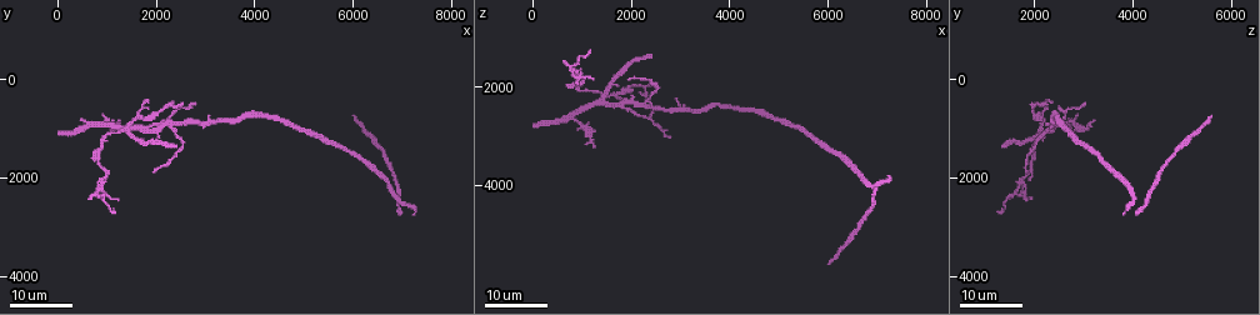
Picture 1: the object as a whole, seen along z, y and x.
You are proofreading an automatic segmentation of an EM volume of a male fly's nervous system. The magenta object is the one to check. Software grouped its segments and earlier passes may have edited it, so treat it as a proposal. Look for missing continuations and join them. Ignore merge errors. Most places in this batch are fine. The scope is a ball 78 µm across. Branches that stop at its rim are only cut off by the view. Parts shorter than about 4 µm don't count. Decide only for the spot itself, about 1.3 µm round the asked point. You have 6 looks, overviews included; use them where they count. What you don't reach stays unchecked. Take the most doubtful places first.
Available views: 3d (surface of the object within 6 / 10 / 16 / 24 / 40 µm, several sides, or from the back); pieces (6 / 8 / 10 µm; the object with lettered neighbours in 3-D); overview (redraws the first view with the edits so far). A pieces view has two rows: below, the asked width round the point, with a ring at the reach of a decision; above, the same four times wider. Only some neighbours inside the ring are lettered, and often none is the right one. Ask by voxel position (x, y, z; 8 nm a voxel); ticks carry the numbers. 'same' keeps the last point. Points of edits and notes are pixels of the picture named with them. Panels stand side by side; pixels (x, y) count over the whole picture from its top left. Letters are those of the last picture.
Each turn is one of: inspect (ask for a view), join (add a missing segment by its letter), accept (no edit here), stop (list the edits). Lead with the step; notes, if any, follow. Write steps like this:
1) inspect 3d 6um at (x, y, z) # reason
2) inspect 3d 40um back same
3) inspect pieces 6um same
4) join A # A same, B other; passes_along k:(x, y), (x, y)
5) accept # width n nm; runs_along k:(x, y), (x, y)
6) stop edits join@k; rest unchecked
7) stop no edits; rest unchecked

inspect 3d 16um at (2450, 1350, 1400) # an open end

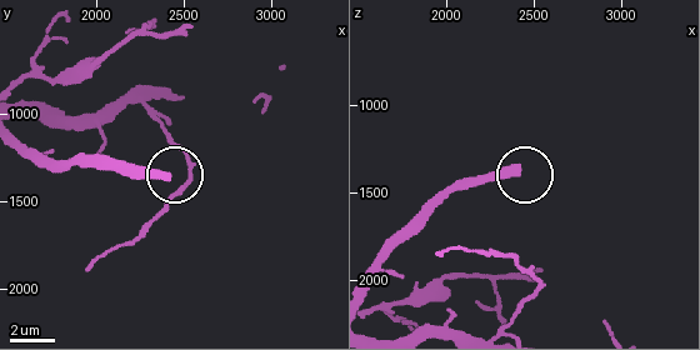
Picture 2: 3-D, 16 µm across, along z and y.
inspect pieces 8um at (2400, 1360, 1380)

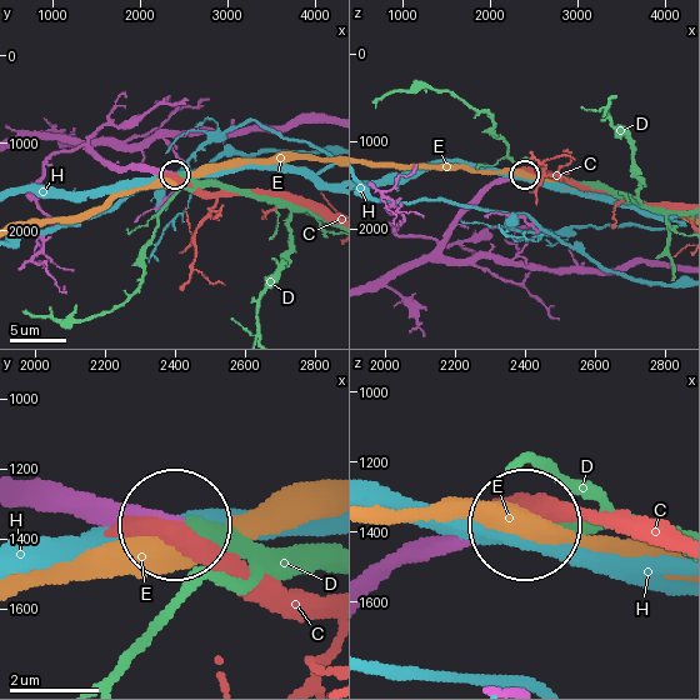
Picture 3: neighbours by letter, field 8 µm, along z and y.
join D # C other, D same, E other, H other; passes_along 3:(146, 170), (181, 173), (231, 190), (249, 190), (328, 218); it goes on there

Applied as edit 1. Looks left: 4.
inspect 3d 16um at (2800, 450, 3000) # tapers out

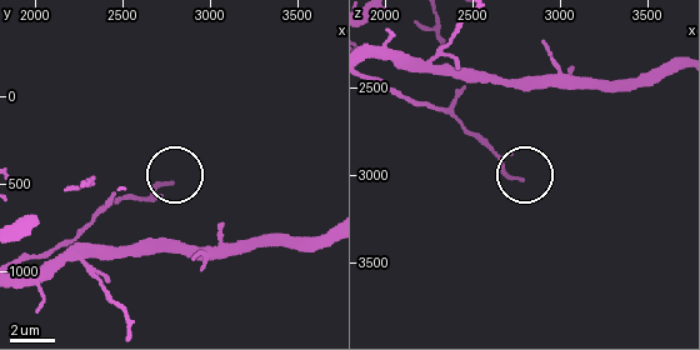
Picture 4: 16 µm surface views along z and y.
inspect pieces 6um at (2780, 500, 3020)

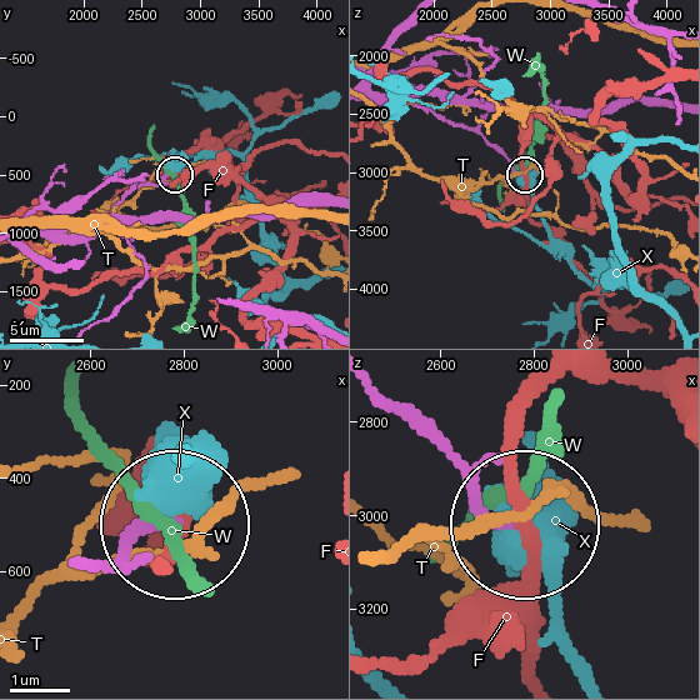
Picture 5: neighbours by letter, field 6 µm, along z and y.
accept # F other, T other, W other, X other; none of them fits

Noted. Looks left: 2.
inspect 3d 16um at (2550, 500, 2000) # an open end

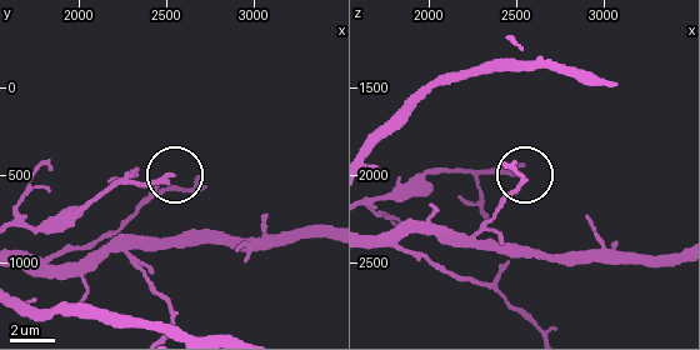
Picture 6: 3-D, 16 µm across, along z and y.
inspect pieces 10um at (2540, 520, 1960)

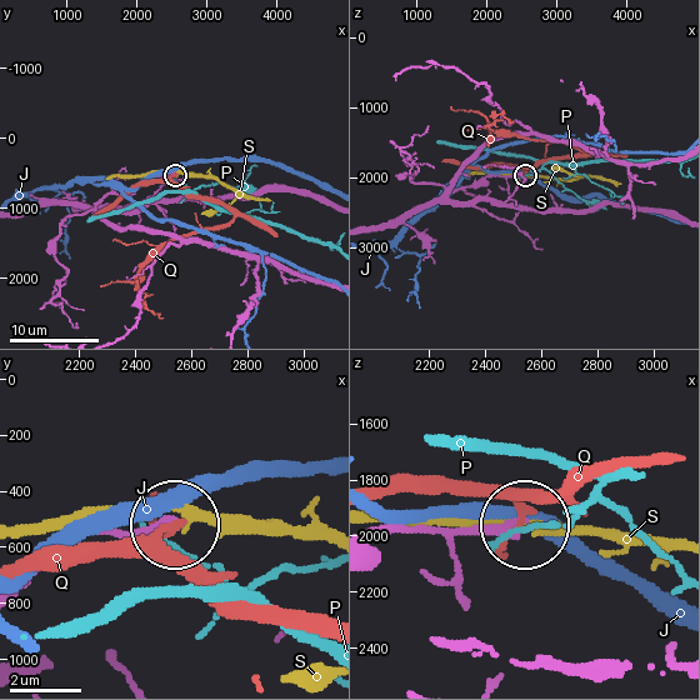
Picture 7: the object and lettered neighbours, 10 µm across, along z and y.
accept # J other, P other, Q other, S other; none of them fits

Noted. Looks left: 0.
stop edits join@3; rest unchecked

